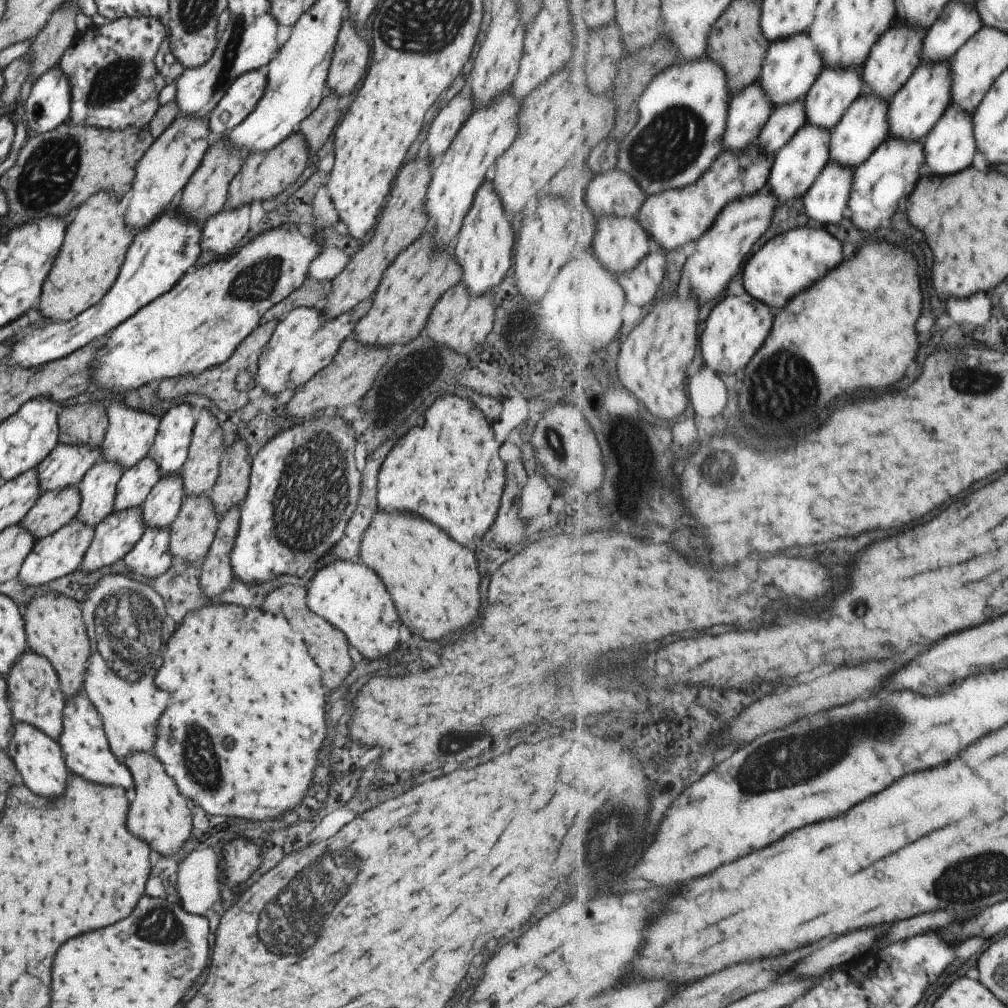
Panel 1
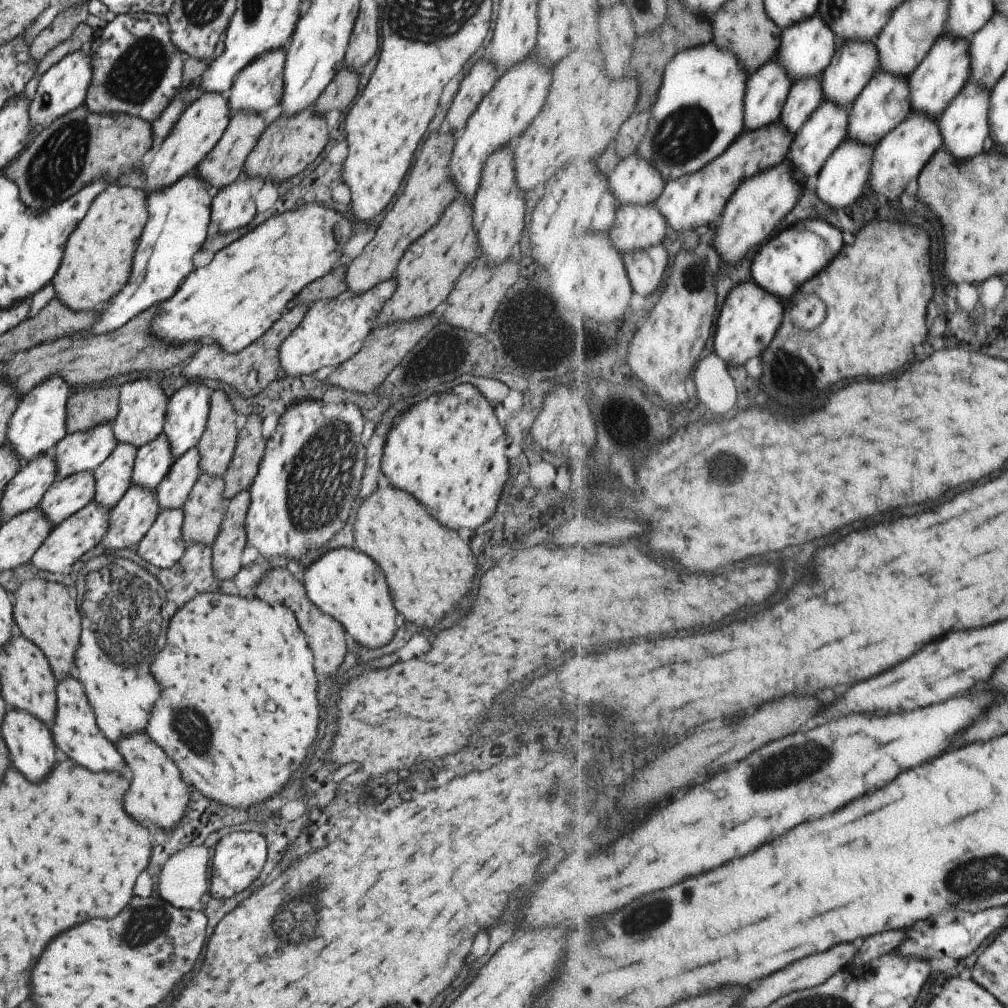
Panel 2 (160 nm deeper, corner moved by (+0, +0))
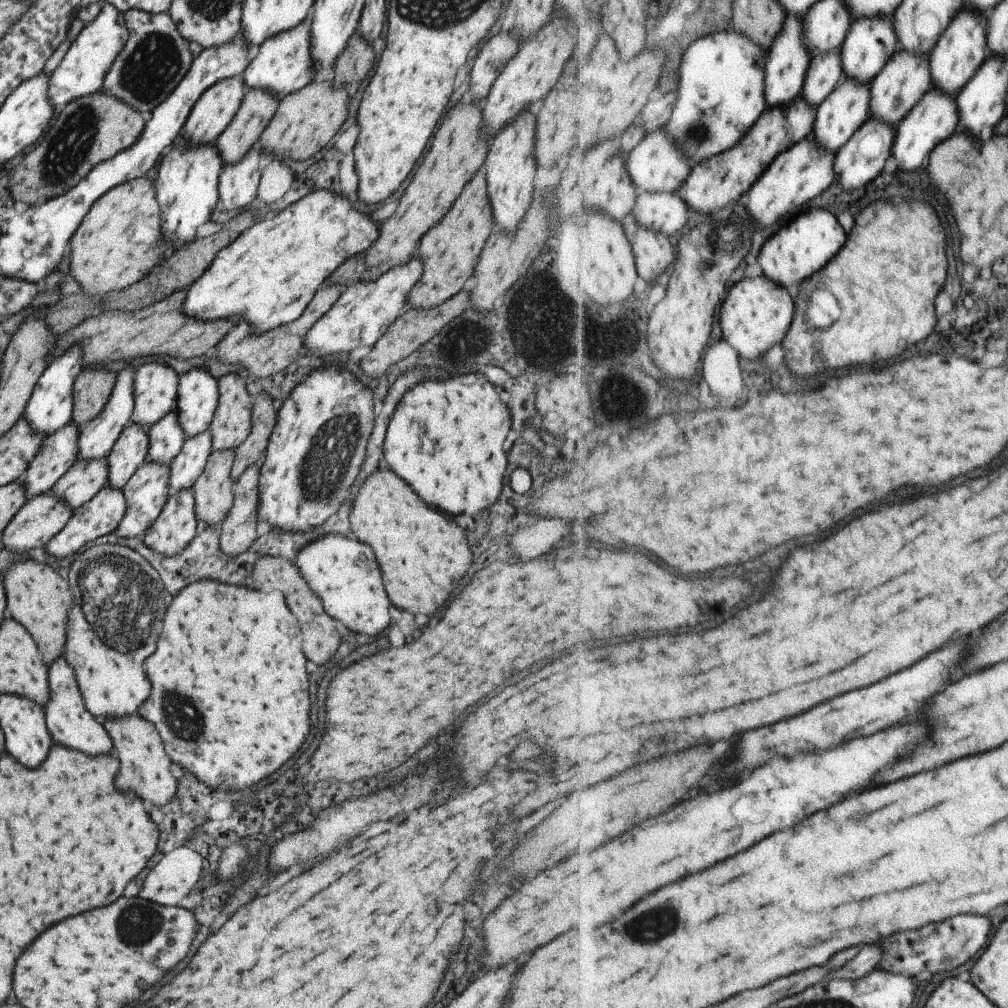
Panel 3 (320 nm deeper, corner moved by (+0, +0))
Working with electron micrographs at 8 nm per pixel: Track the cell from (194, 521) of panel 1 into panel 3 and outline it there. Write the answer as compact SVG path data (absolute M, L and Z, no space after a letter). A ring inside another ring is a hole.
M211 451L201 474L190 486L194 496L194 515L199 524L219 526L233 500L230 468L234 451Z

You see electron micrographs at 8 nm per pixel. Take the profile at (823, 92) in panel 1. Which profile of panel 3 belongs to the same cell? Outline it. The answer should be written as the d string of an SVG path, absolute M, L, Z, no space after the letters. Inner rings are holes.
M894 14L891 18L863 17L853 20L841 48L845 76L871 84L900 47L900 40L894 28Z

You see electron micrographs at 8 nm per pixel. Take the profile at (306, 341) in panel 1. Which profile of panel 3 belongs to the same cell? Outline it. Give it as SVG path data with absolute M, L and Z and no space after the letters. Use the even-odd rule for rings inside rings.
M411 258L402 265L388 268L376 280L357 280L349 284L331 308L307 331L303 348L311 355L323 358L323 355L347 354L359 346L373 346L401 312L409 308L406 298L421 273L422 262L418 258Z

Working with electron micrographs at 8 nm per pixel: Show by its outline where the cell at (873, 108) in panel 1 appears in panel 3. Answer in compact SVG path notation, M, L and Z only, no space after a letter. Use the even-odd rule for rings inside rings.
M900 47L871 83L871 119L875 117L887 124L893 123L897 126L933 87L930 57L918 55Z

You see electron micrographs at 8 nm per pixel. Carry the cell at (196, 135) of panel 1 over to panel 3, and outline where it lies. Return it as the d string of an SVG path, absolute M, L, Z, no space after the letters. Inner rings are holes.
M226 78L215 81L209 88L206 88L201 96L191 107L181 130L181 139L186 145L202 145L203 143L213 143L218 134L231 122L235 111L239 108L243 95L248 91L244 82L237 78Z

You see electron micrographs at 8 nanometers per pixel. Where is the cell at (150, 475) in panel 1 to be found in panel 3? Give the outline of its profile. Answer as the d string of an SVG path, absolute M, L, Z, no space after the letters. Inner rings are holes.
M175 411L162 416L148 427L147 431L148 449L145 460L161 464L169 464L170 460L180 451L181 445L186 439Z

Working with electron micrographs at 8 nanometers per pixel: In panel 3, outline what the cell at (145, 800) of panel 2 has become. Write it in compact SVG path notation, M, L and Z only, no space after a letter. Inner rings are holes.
M137 714L113 717L101 720L101 723L113 742L119 760L115 788L119 788L121 792L133 790L143 802L155 804L159 808L161 804L166 806L166 802L174 796L176 780L170 770L171 760L164 751L155 727Z

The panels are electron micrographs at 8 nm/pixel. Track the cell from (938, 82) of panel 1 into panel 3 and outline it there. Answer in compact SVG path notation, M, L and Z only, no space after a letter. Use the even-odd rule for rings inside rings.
M963 8L951 21L950 28L943 33L938 45L929 54L930 71L934 87L947 94L958 94L982 68L982 64L993 54L988 45L989 13Z

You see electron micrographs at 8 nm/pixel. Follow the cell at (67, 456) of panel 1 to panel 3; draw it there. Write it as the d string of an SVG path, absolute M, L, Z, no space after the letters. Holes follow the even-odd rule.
M124 367L116 372L116 377L109 393L107 402L103 405L101 412L79 427L78 432L78 451L76 452L76 460L79 459L100 459L107 455L113 446L118 434L130 422L130 416L134 407L134 398L132 393L132 384L134 372L133 367Z

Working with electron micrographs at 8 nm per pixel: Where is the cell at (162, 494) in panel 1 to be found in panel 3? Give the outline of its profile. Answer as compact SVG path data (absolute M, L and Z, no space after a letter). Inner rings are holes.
M208 428L183 441L180 451L169 462L168 488L170 492L190 488L201 474L211 450Z

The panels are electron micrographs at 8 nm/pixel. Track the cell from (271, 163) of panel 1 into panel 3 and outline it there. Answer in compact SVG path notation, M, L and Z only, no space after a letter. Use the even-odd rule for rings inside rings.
M311 81L293 93L286 94L279 100L273 116L266 123L266 128L257 140L260 151L271 153L275 158L292 158L293 160L305 160L318 150L321 150L345 120L347 114L347 92L345 85L335 85L332 81Z

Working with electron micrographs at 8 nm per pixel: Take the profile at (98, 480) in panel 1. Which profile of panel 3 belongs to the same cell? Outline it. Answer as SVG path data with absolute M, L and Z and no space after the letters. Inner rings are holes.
M129 422L118 434L105 456L108 464L107 485L121 489L135 469L145 460L147 449L147 427Z

